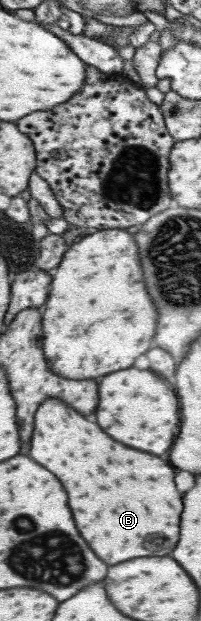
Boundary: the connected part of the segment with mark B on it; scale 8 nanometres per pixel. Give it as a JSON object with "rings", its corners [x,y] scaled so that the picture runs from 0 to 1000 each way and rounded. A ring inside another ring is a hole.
{"rings":[[[219,643],[184,654],[139,734],[299,773],[338,795],[338,815],[398,863],[537,911],[687,895],[816,895],[866,882],[886,870],[886,824],[905,824],[905,808],[856,776],[866,757],[816,741],[577,715],[577,709],[517,699],[468,680],[438,680],[358,657],[299,651],[289,643]],[[736,863],[756,863],[756,882],[716,882]]]}

